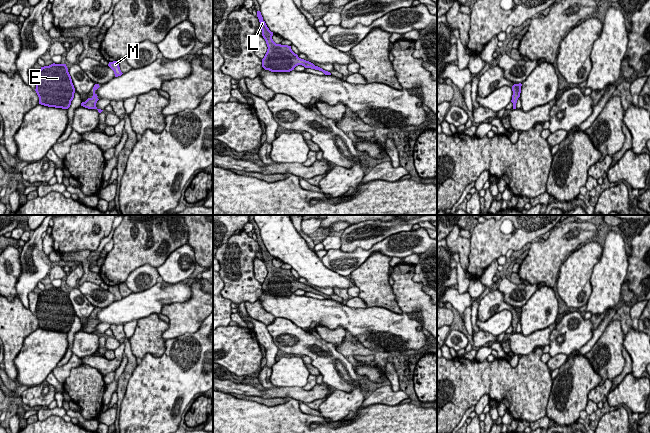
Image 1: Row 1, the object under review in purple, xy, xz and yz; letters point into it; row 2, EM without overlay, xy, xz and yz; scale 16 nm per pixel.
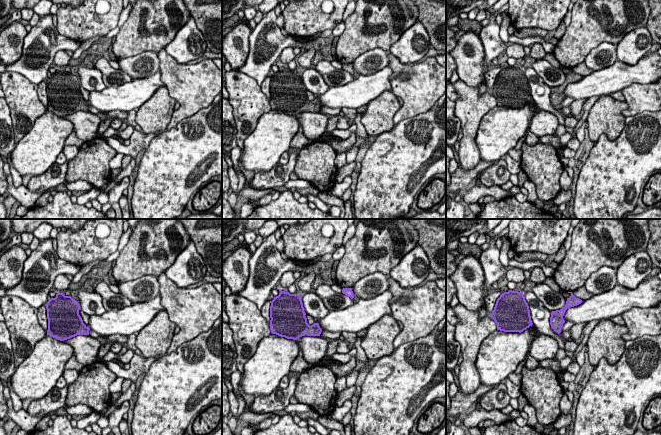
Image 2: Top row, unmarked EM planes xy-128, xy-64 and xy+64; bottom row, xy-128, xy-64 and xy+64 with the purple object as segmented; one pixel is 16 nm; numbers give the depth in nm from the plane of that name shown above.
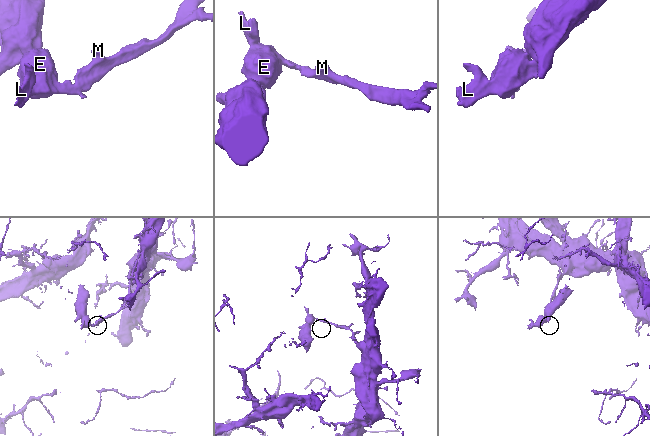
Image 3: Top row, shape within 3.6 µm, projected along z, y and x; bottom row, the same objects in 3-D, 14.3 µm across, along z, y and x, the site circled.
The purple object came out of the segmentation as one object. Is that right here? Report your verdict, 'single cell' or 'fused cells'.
fused cells

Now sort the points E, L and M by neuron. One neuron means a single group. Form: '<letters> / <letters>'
E L / M

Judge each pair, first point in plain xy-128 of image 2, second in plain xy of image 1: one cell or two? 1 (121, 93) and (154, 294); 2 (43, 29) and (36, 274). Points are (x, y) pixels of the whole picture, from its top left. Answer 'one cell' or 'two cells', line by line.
1: one cell
2: one cell

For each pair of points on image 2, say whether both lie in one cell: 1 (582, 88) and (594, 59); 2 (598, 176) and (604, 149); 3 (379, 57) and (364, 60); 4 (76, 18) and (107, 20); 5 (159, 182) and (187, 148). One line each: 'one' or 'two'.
1: two
2: one
3: one
4: one
5: one

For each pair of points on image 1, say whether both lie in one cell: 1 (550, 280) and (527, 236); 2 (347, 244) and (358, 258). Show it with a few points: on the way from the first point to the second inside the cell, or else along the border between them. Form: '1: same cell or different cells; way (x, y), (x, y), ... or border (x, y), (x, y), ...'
1: different cells; border (532, 241), (529, 244)
2: different cells; border (375, 243), (368, 249), (339, 249)

